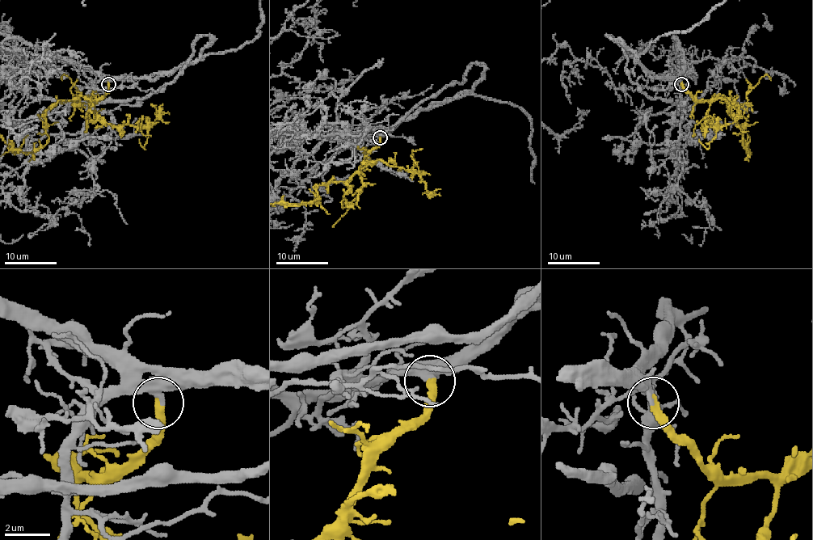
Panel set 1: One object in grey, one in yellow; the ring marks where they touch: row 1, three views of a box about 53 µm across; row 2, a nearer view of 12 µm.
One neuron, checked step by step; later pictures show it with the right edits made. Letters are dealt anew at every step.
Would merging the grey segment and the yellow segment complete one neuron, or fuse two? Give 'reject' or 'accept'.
accept

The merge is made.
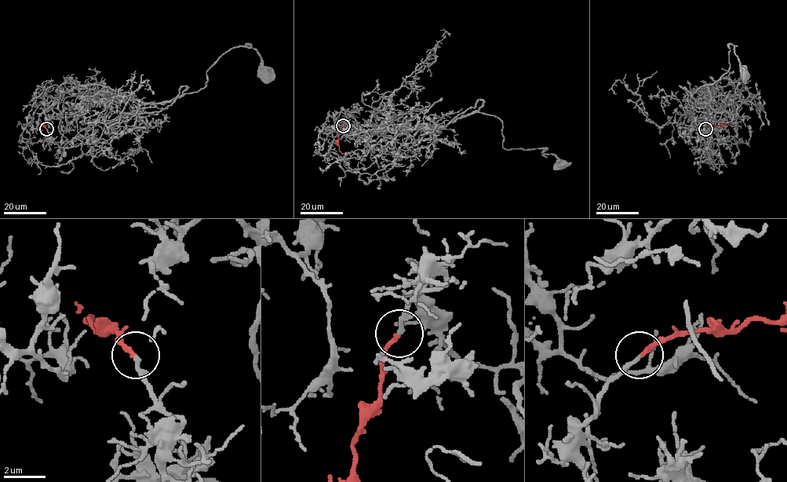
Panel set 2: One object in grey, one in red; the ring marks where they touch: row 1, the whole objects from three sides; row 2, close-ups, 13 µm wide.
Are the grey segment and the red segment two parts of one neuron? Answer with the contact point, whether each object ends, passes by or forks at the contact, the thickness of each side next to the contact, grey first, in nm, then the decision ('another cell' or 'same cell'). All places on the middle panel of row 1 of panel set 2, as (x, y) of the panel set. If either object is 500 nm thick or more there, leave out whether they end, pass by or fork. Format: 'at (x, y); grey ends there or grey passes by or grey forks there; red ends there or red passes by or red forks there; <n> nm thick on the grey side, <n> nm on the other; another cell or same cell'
at (343, 125); grey ends there; red ends there; 190 nm thick on the grey side, 200 nm on the other; same cell

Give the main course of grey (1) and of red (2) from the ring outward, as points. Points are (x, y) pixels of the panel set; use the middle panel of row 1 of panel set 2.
1: (343, 125), (432, 130), (482, 112), (501, 121), (504, 147), (548, 148), (563, 164)
2: (343, 125), (338, 144), (339, 151), (344, 153)

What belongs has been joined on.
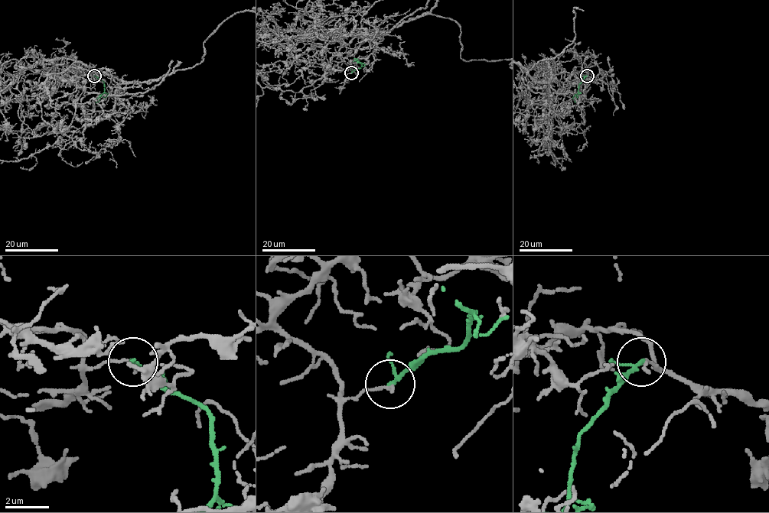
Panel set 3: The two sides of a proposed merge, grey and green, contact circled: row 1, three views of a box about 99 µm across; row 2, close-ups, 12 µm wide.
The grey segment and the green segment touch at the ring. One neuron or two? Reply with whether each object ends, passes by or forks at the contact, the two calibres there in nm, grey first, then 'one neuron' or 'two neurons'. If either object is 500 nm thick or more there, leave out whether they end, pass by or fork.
grey ends | green passes by | 140/130 nm | two neurons

